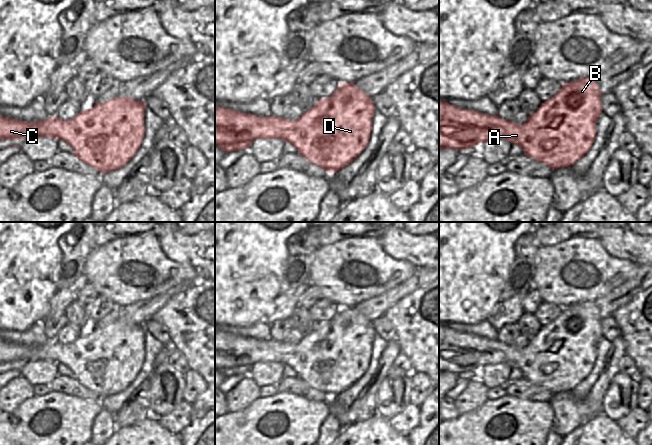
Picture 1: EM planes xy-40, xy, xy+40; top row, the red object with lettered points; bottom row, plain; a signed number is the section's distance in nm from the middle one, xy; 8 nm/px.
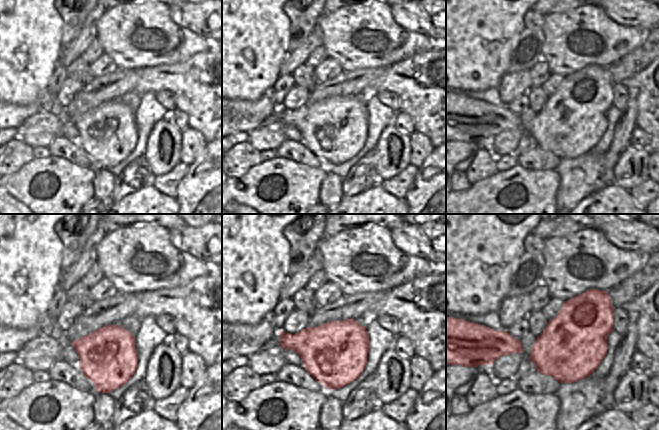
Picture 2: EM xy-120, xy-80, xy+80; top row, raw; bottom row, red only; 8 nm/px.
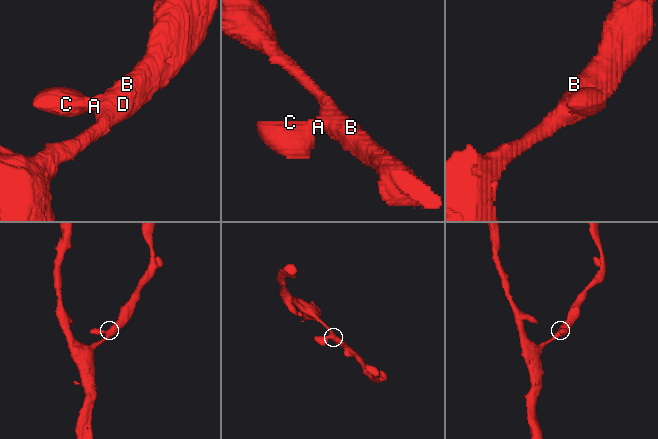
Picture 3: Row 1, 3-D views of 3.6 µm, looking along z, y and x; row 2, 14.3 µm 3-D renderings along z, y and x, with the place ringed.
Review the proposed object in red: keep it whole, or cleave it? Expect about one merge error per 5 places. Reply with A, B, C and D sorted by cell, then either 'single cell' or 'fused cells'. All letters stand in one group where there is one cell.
A B C D | single cell

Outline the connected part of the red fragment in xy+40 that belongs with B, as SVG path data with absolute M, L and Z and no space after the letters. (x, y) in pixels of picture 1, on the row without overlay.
M592 301L565 307L523 349L501 343L498 339L459 333L445 325L439 325L439 372L459 375L479 367L505 363L519 369L524 374L524 379L545 387L552 394L571 391L588 377L596 362L596 346L602 337L601 320Z

